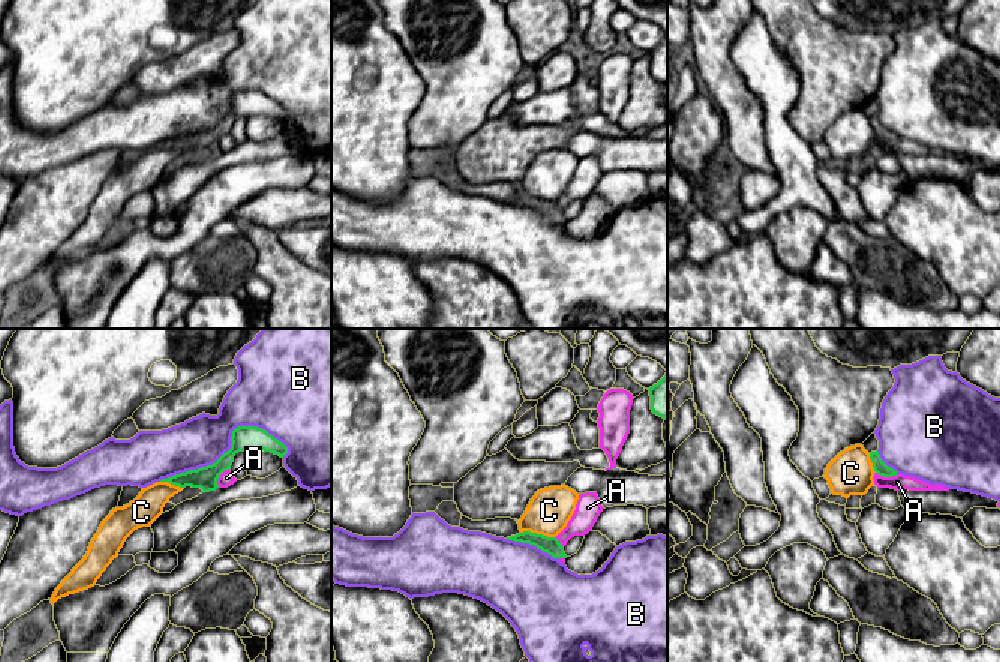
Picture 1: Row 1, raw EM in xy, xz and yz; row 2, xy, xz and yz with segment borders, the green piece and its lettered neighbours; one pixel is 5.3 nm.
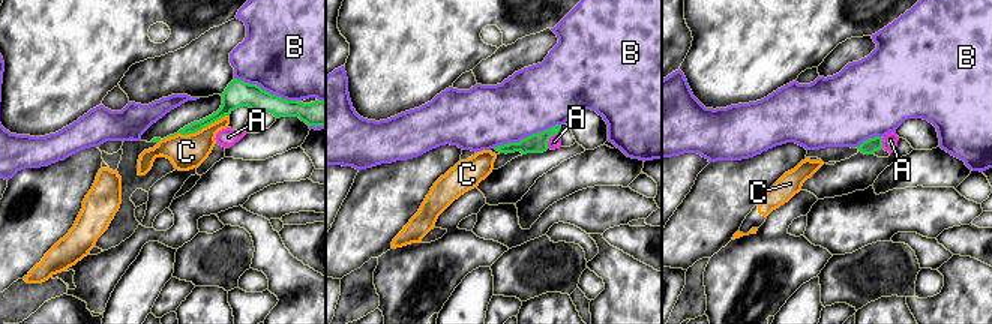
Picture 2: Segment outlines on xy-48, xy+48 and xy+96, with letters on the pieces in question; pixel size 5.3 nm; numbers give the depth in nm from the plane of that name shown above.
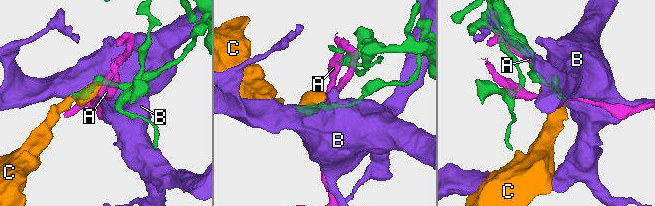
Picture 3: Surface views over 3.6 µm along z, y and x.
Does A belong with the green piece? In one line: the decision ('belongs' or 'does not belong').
does not belong

